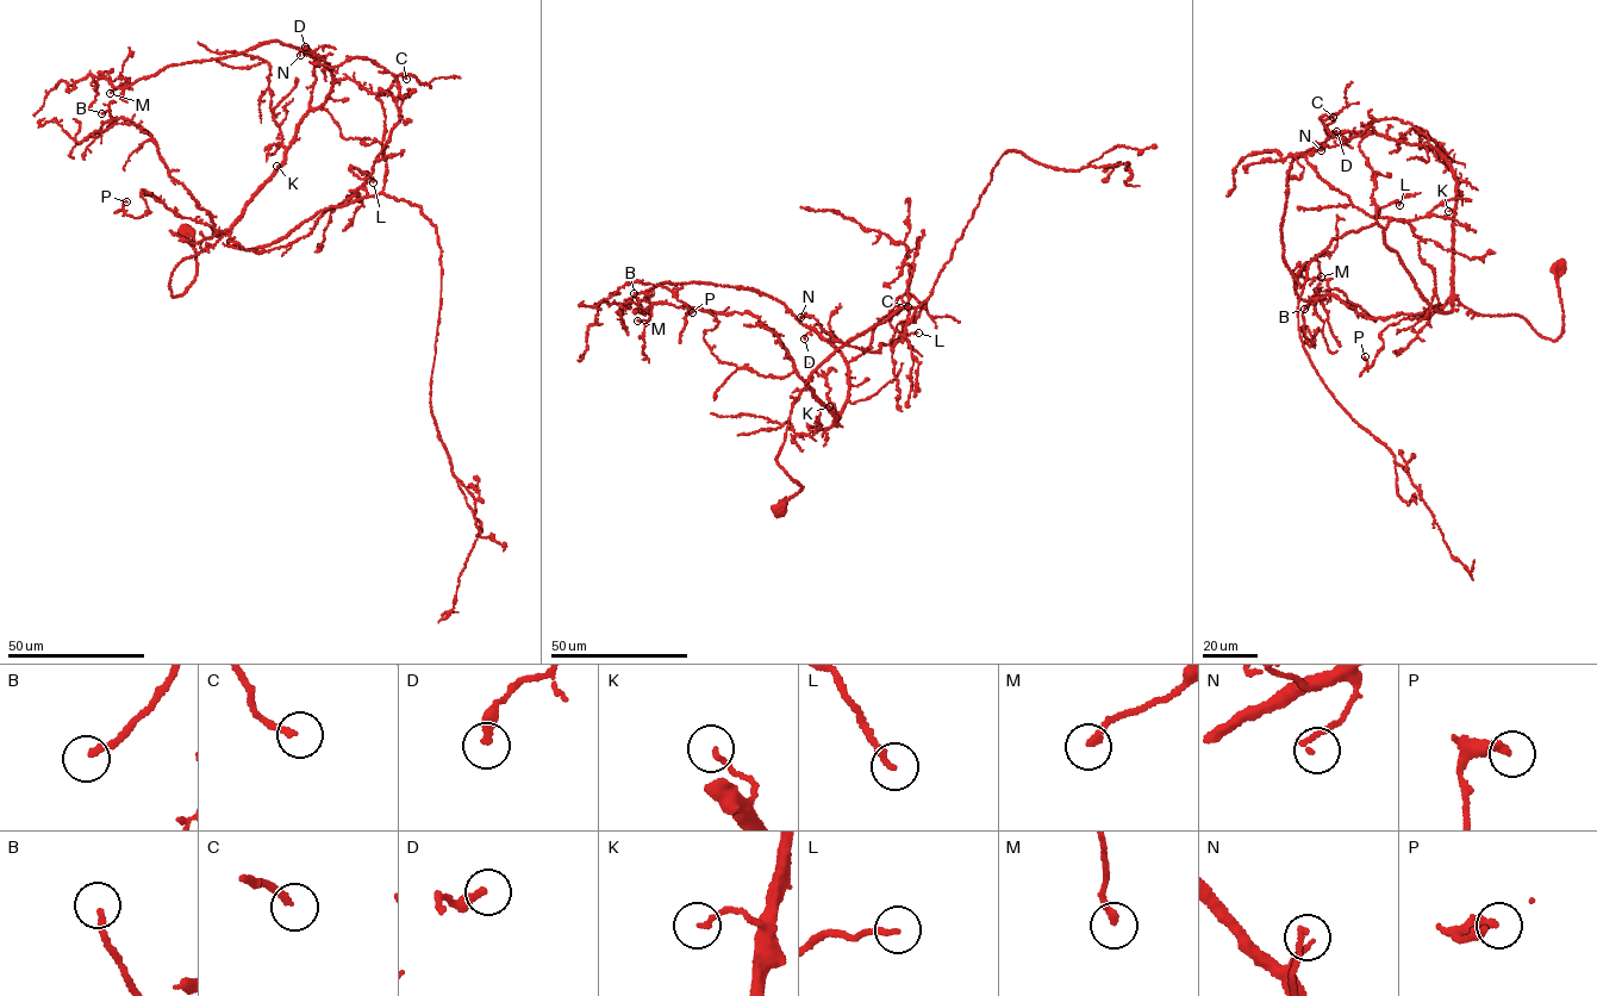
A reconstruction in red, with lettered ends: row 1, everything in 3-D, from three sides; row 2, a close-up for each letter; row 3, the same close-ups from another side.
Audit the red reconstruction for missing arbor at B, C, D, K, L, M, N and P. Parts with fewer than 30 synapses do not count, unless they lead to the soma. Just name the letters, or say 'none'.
none

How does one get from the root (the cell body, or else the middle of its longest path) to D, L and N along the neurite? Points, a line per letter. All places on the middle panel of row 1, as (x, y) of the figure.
D: (779, 509), (803, 487), (775, 459), (799, 393), (836, 425), (848, 394), (842, 353), (804, 338)
L: (779, 509), (803, 487), (775, 459), (809, 377), (900, 309), (910, 321), (903, 307), (890, 323), (918, 332)
N: (779, 509), (803, 487), (775, 459), (799, 393), (808, 386), (836, 425), (848, 394), (843, 355), (800, 317)

